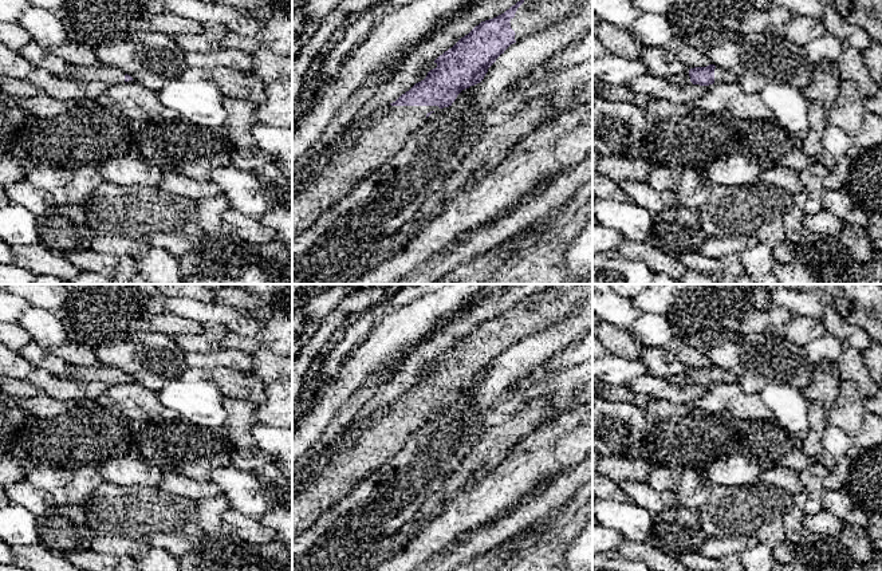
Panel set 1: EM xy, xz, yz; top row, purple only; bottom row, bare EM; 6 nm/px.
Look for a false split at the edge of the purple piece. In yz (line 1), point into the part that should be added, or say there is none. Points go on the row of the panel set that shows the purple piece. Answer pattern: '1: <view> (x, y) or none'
1: yz (721, 75)

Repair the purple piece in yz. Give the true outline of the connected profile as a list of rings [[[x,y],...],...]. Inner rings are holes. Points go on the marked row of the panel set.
[[[714,64],[690,68],[689,76],[693,84],[700,86],[737,82],[737,76],[733,72],[716,67]]]

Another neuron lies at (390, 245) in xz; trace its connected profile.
[[[468,154],[442,182],[441,188],[418,208],[410,221],[403,224],[394,235],[382,240],[373,251],[351,263],[346,271],[339,272],[335,276],[336,284],[349,284],[394,256],[426,224],[437,218],[457,196],[472,188],[496,165],[496,154]]]

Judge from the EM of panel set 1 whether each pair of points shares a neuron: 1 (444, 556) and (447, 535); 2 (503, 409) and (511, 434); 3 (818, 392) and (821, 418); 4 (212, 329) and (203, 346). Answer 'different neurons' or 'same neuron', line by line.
1: different neurons
2: different neurons
3: different neurons
4: same neuron

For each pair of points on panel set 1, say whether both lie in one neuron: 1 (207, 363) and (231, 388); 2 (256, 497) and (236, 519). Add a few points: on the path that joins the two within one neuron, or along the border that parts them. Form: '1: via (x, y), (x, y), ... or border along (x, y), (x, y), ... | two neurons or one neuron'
1: border along (201, 370), (232, 367), (243, 373) | two neurons
2: border along (232, 508), (251, 518) | two neurons

